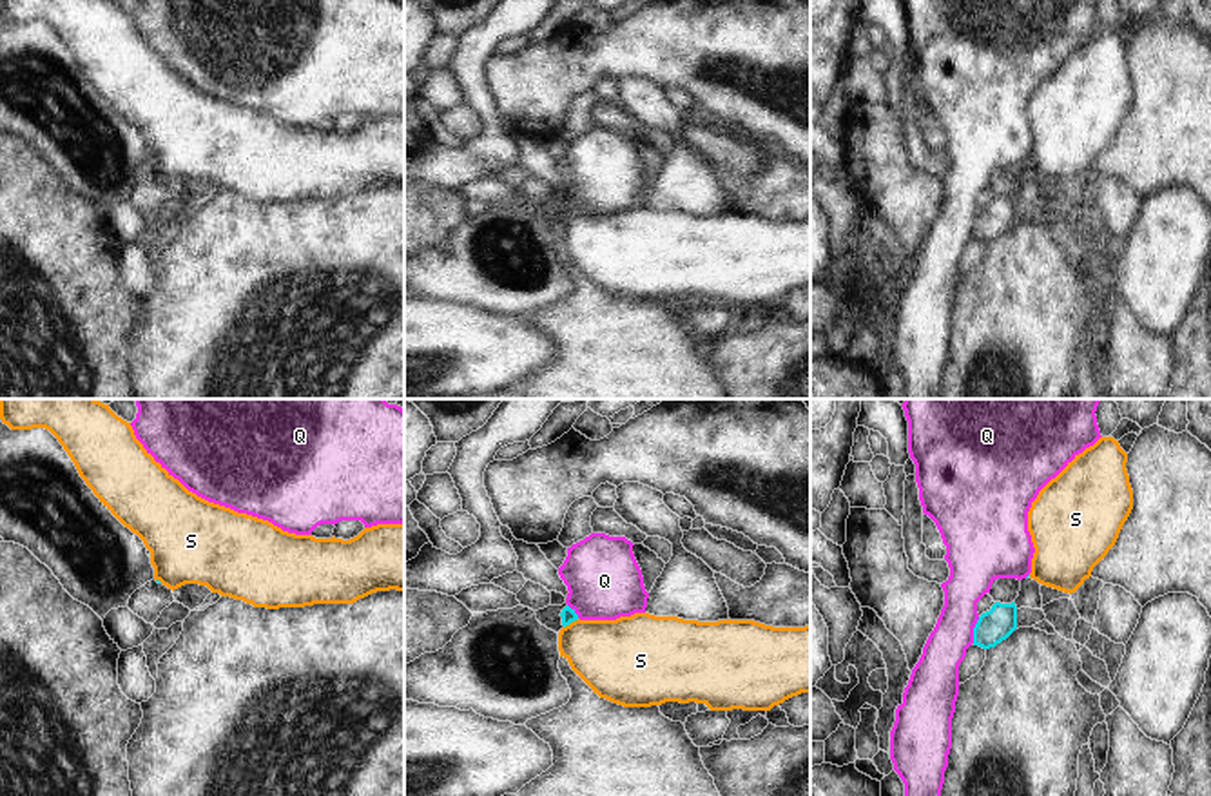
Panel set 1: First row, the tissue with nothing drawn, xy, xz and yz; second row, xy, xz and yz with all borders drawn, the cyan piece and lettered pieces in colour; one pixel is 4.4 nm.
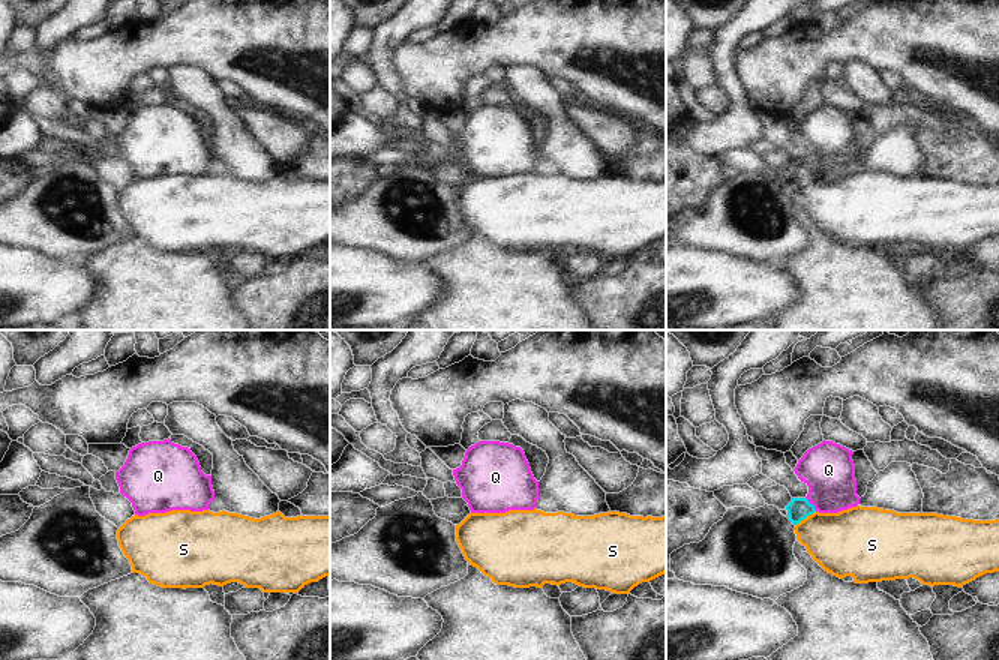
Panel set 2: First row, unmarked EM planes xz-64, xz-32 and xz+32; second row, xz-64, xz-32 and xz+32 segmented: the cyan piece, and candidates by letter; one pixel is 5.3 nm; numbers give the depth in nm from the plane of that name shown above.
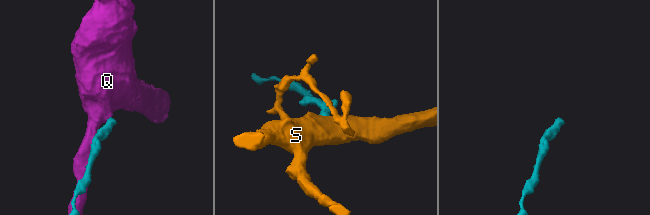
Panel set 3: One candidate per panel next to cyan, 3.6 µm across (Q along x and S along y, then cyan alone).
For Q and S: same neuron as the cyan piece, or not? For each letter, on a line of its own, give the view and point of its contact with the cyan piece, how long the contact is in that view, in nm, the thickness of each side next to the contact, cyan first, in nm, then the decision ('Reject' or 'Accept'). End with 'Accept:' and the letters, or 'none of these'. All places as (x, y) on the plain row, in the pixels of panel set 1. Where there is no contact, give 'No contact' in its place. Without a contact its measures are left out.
Q: Touches cyan at yz (974, 223). Shared border 120 nm. Thickness 150 nm (cyan) against 200 nm. Reject
S: Touches cyan at xz (571, 214). Shared border 80 nm. Thickness 70 nm (cyan) against 340 nm. Accept
Accept: S

